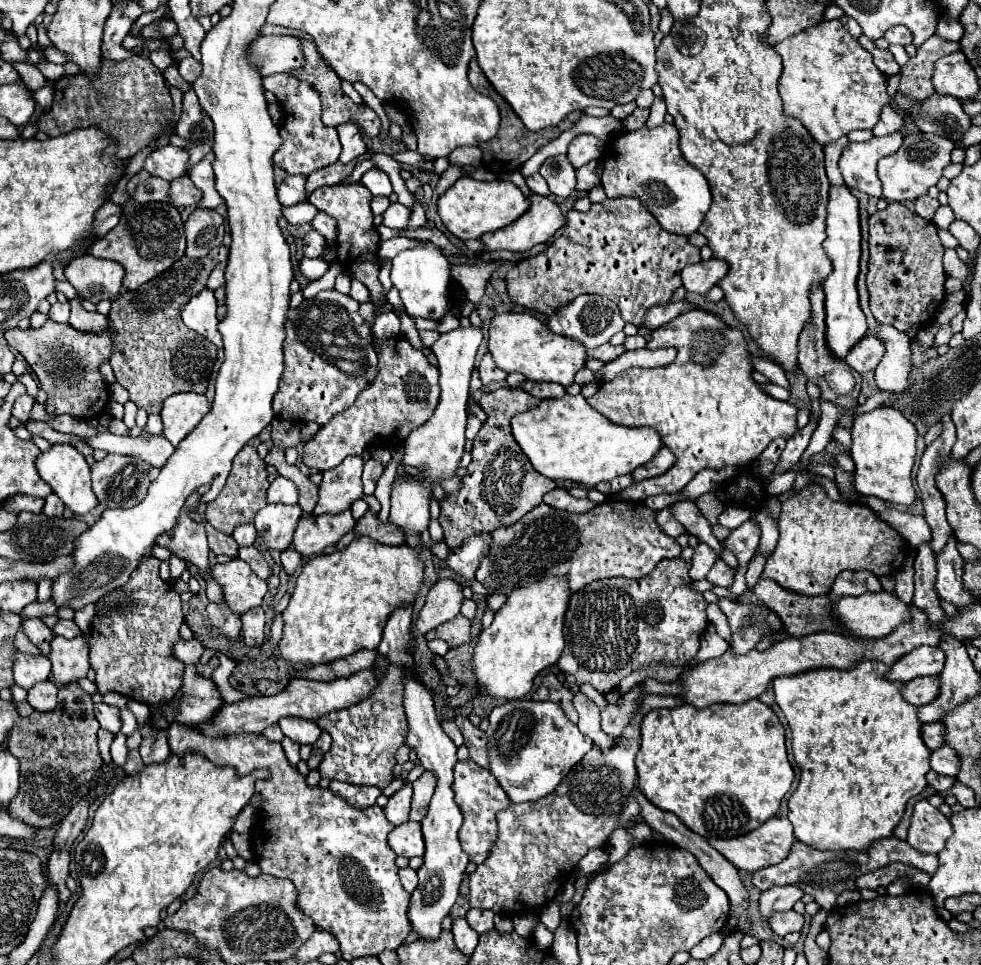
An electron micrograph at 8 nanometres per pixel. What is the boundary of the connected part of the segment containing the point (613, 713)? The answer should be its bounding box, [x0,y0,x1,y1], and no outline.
[601,684,641,736]

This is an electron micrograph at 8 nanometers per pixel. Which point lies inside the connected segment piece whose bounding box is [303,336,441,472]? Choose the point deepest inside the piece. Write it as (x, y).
(404, 394)

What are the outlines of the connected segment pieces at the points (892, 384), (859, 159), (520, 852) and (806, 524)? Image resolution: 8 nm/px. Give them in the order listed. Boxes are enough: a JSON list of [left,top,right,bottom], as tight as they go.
[[873,324,911,394],[839,132,903,198],[469,738,639,914],[763,484,907,596]]

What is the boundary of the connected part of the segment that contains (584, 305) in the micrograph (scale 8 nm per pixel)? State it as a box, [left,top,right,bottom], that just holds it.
[549,294,625,348]

